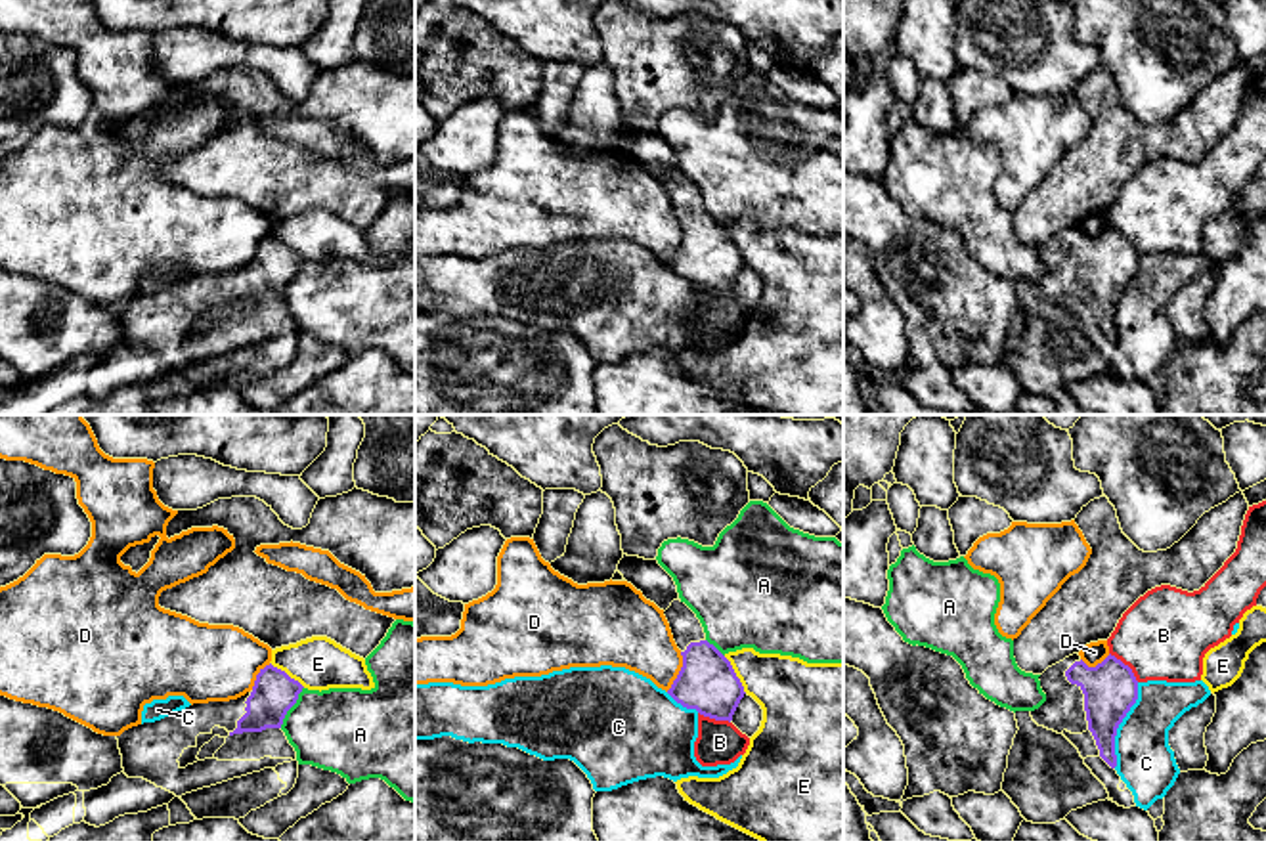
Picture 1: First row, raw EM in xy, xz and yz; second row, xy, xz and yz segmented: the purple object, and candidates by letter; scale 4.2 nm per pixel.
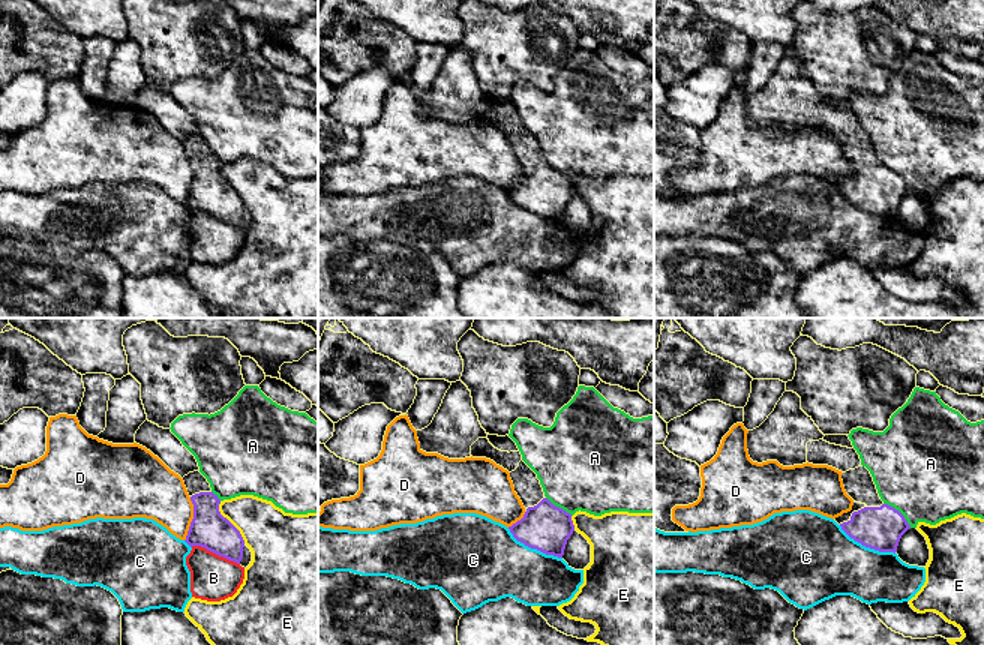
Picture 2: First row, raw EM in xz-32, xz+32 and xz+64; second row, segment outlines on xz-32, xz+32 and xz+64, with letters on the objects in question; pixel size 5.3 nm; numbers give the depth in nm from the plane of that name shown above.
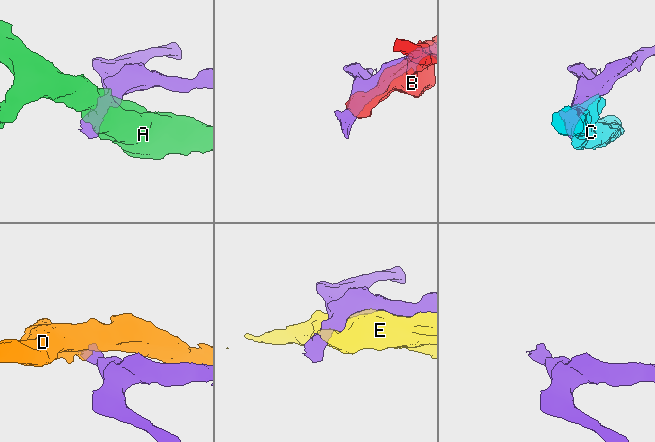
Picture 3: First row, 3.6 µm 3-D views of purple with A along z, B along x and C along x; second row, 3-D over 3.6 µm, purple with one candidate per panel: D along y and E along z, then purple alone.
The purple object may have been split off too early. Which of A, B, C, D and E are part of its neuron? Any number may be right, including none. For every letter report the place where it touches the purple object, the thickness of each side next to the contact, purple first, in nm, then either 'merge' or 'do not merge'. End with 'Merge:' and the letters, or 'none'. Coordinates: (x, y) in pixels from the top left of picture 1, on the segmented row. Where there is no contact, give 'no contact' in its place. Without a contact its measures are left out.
A: meets purple in xy at (291, 706); 190 nm thick on the purple side, 360 nm on the other; do not merge
B: meets purple in yz at (1127, 666); 220 nm thick on the purple side, 380 nm on the other; do not merge
C: meets purple in yz at (1119, 723); 220 nm thick on the purple side, 240 nm on the other; do not merge
D: meets purple in xz at (679, 671); 240 nm thick on the purple side, 300 nm on the other; do not merge
E: meets purple in xz at (735, 675); 240 nm thick on the purple side, 280 nm on the other; do not merge
Merge: none

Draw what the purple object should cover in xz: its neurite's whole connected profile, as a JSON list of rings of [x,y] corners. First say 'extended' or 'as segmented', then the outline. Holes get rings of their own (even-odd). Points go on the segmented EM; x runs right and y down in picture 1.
extended; [[[673,600],[664,615],[683,656],[683,667],[667,694],[687,709],[731,722],[746,694],[731,661],[706,640],[700,619],[685,602]]]

